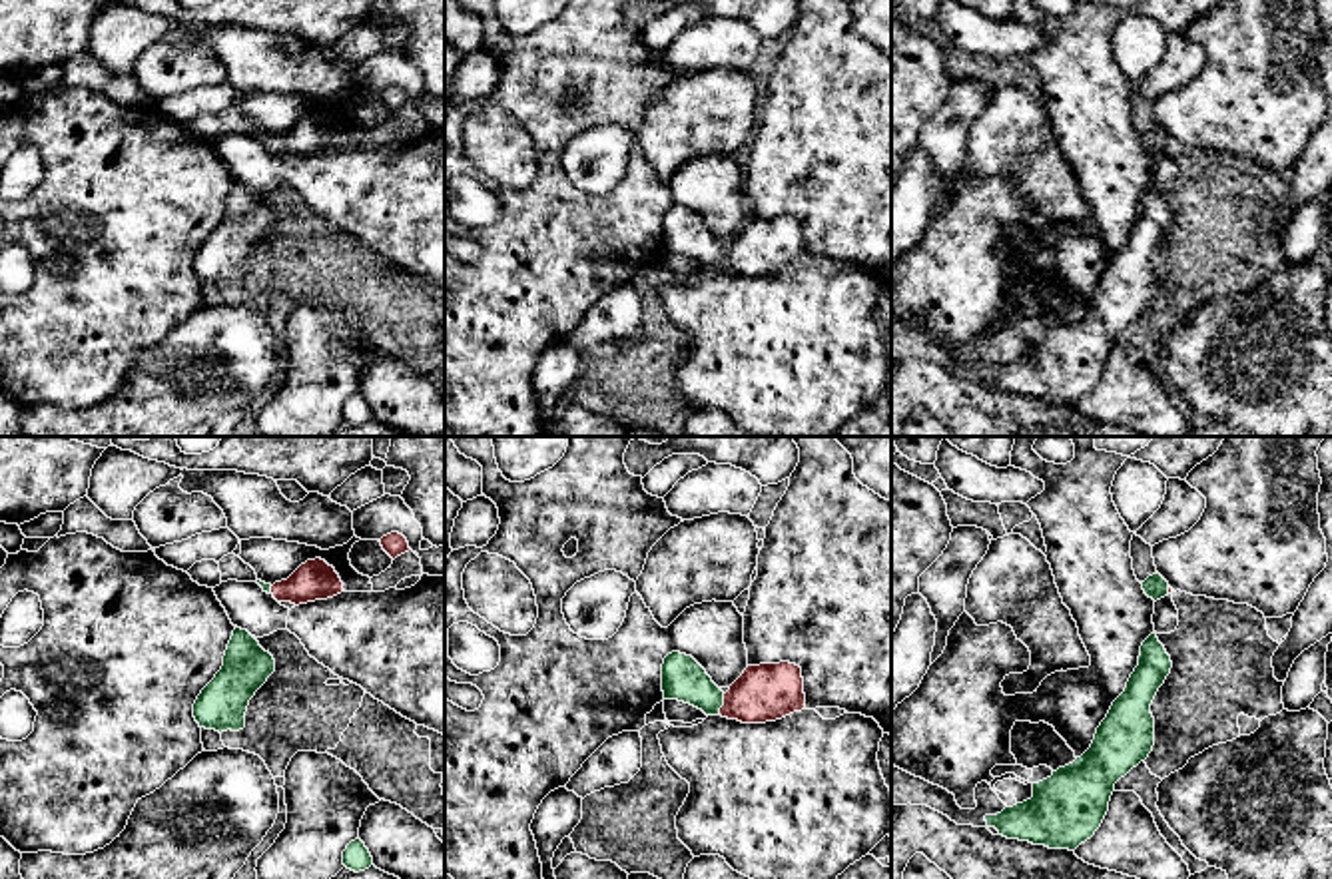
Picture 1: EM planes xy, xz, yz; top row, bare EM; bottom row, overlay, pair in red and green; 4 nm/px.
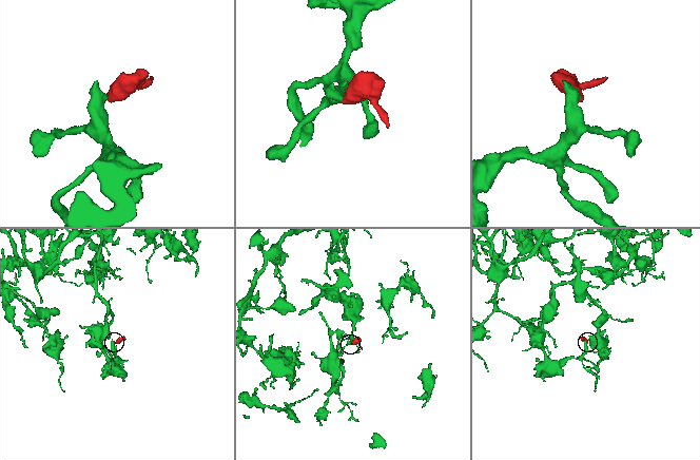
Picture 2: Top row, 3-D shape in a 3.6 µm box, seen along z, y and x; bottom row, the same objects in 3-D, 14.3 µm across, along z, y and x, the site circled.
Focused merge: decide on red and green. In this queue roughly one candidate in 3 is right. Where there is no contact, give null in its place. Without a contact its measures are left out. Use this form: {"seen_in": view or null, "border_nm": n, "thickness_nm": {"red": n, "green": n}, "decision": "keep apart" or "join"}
{"seen_in": "xz", "border_nm": 80, "thickness_nm": {"red": 240, "green": 180}, "decision": "join"}

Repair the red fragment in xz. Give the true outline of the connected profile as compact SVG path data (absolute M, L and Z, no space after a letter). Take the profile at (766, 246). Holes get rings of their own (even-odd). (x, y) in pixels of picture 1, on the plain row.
M672 205L662 217L664 253L678 253L742 277L766 277L806 263L802 221L790 215L748 219L724 247L692 211Z

